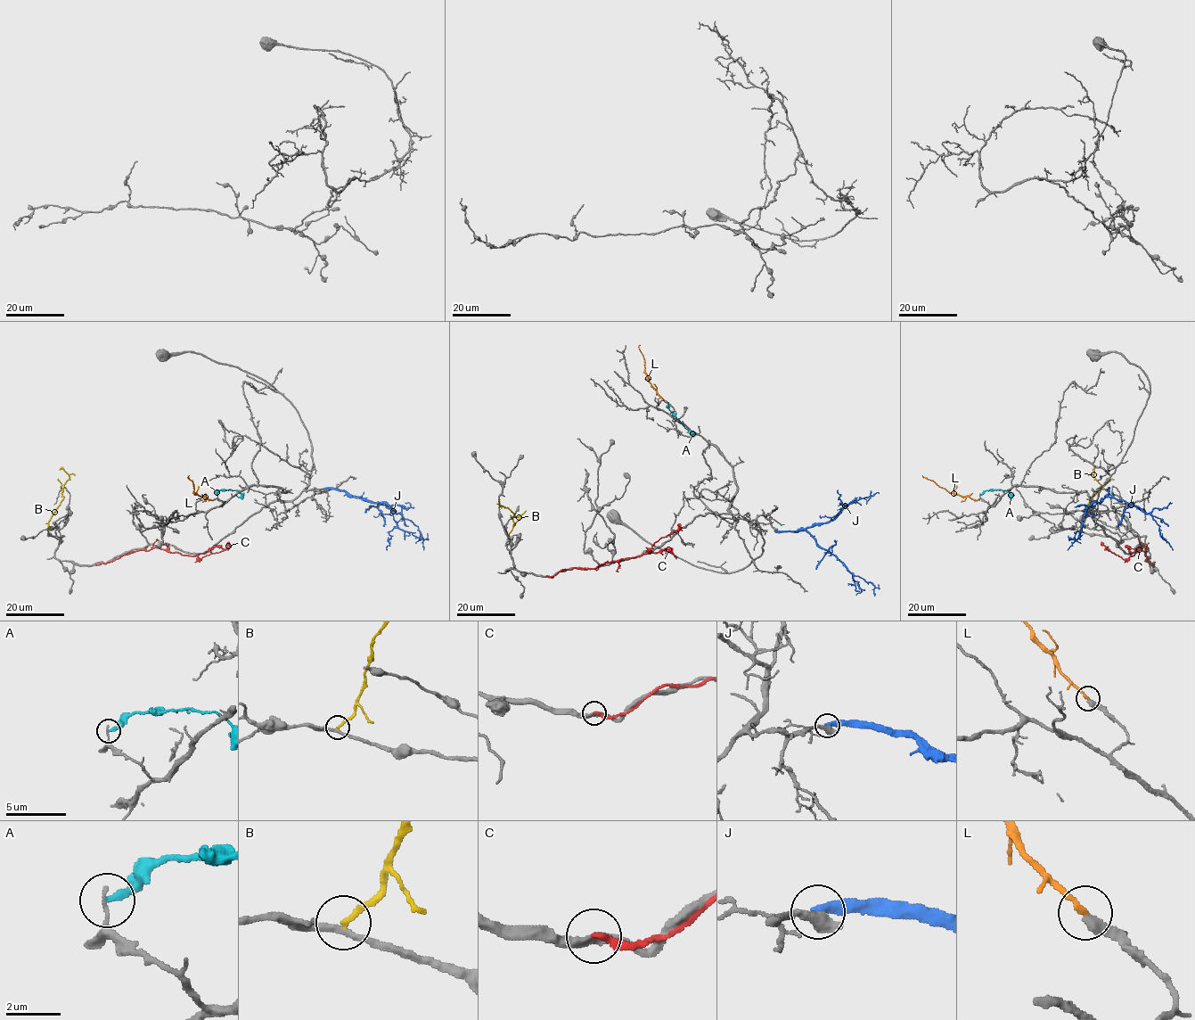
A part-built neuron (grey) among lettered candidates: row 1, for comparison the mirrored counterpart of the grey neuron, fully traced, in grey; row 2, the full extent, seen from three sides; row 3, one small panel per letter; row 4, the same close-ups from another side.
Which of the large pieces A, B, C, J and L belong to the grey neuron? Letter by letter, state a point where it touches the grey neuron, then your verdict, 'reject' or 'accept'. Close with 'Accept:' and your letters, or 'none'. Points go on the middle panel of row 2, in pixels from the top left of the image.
A: (667, 403) | reject
B: (499, 499) | reject
C: (546, 576) | reject
J: (774, 531) | reject
L: (664, 400) | accept
Accept: L

